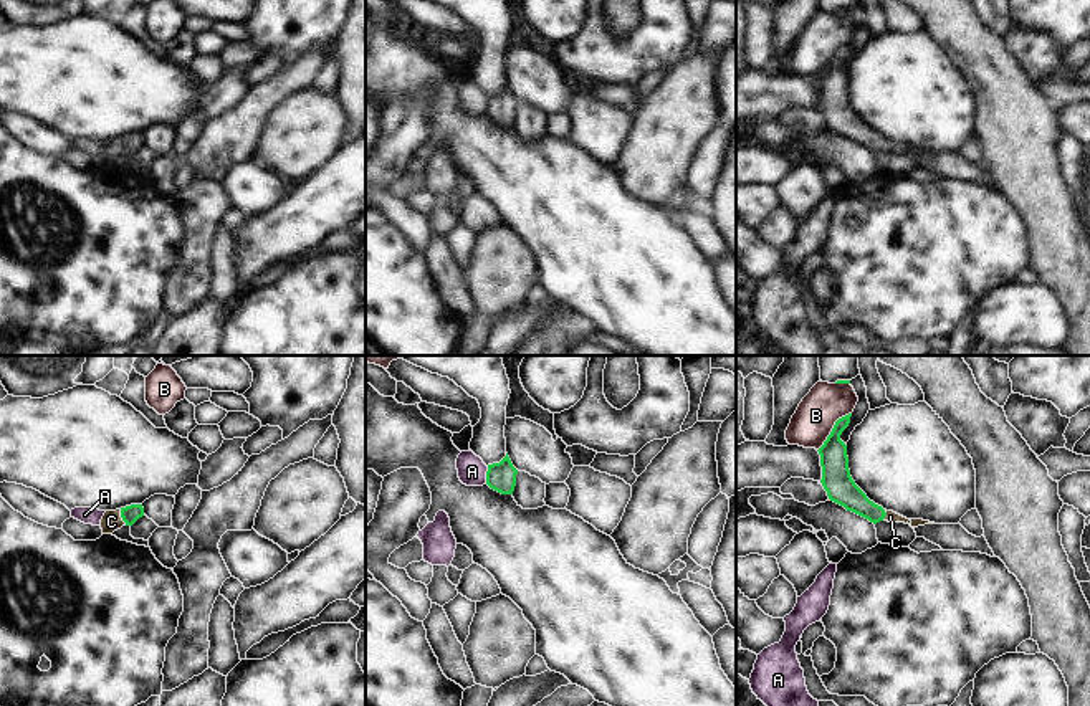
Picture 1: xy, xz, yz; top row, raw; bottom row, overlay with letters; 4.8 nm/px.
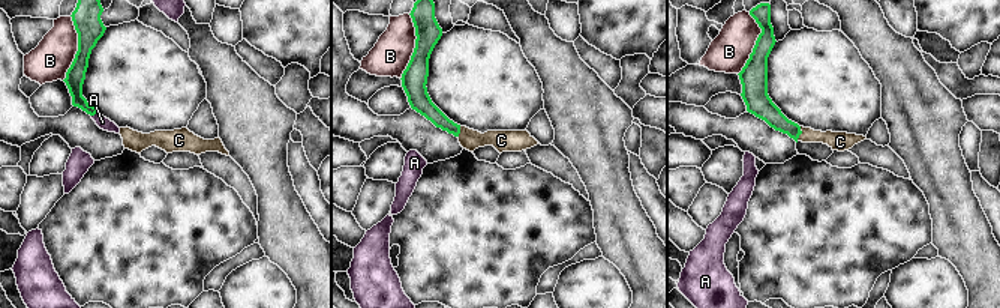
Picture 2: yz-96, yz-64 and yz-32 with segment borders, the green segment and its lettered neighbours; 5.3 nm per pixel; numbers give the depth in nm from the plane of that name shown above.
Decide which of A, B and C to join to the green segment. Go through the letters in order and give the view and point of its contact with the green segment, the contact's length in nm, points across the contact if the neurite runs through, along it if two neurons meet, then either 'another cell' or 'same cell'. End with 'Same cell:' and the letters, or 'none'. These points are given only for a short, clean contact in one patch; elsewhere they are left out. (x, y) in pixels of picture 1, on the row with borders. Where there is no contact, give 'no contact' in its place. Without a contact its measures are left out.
A: xz (487, 475) | 80 nm | along xz (488, 467), (485, 481) | another cell
B: yz (832, 429) | 260 nm | along yz (850, 412), (836, 422), (817, 450) | another cell
C: xy (121, 516) | 90 nm | across xy (129, 515), (121, 516), (111, 521) | same cell
Same cell: C

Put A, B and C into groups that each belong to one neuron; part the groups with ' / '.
A / B / C

